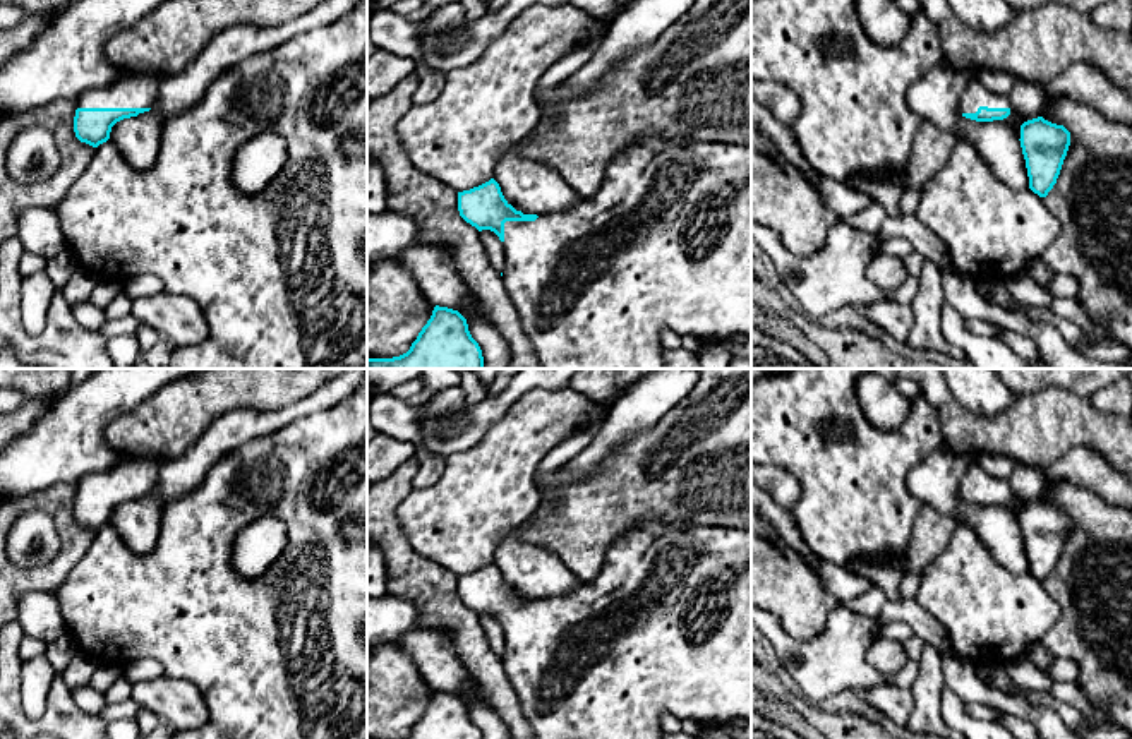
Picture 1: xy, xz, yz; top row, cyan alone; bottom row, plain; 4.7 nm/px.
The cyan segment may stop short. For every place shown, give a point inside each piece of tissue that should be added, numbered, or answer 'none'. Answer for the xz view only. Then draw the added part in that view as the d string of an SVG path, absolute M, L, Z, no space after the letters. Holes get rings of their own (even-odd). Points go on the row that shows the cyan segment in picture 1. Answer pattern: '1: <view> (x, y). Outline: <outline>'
1: xz (664, 244). Outline: M643 135L614 156L595 194L583 195L571 207L539 214L535 221L506 221L503 245L503 285L540 369L665 369L660 334L667 329L696 343L751 336L751 146Z

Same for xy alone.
1: xy (136, 91). Outline: M130 74L103 89L89 89L75 101L77 108L153 108L158 103L160 81Z

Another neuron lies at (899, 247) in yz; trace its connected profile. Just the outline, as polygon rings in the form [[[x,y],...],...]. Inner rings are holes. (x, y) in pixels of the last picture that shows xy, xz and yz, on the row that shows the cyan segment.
[[[904,237],[878,240],[876,250],[882,250],[900,259],[914,252],[912,245]]]

